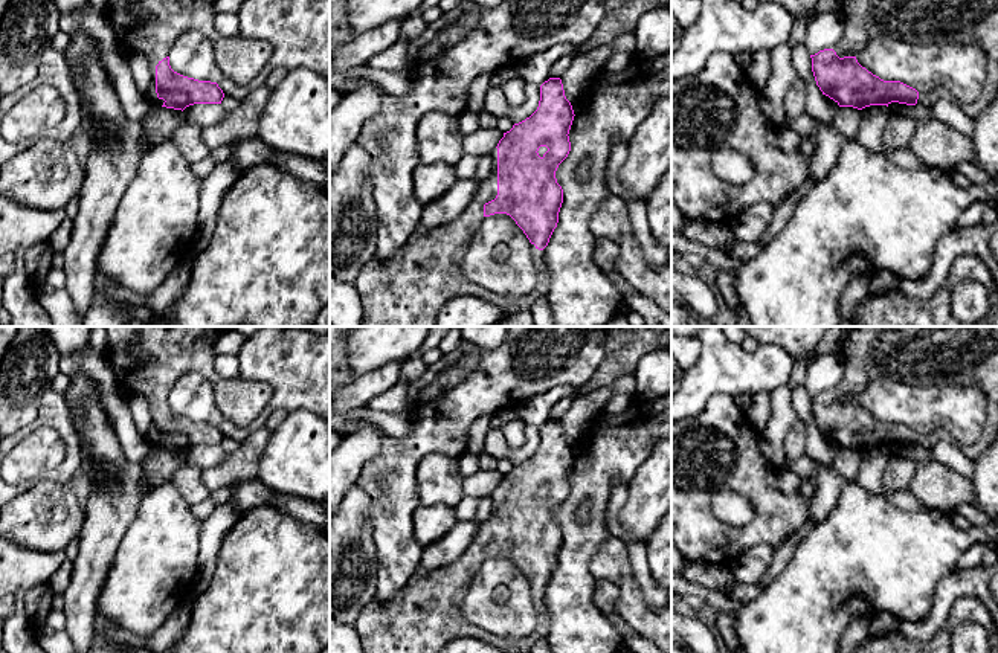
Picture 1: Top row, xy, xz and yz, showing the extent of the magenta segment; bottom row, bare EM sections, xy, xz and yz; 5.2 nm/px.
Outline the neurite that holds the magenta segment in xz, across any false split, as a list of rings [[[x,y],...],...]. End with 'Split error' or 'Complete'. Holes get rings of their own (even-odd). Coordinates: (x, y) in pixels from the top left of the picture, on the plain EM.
[[[549,420],[540,427],[537,452],[525,462],[514,465],[504,474],[497,488],[490,494],[491,516],[478,523],[475,543],[452,565],[427,571],[418,566],[407,586],[385,603],[375,598],[365,606],[354,621],[363,653],[439,653],[456,638],[475,638],[491,644],[501,653],[530,653],[548,638],[549,615],[545,604],[545,589],[557,569],[563,545],[563,531],[557,525],[555,513],[571,493],[569,471],[574,452],[565,438],[560,420]],[[510,557],[531,584],[533,603],[539,613],[536,630],[519,641],[493,635],[481,627],[470,626],[461,615],[461,604],[467,589],[485,558]]]. Split error

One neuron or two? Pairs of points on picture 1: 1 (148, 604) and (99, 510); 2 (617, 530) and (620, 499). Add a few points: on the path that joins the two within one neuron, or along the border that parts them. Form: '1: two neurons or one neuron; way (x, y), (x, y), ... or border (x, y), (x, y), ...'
1: two neurons; border (136, 514), (122, 536), (106, 580)
2: one neuron; way (614, 522), (614, 507)

